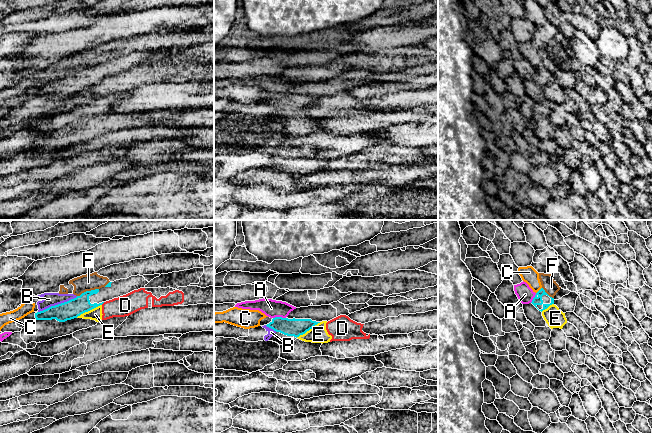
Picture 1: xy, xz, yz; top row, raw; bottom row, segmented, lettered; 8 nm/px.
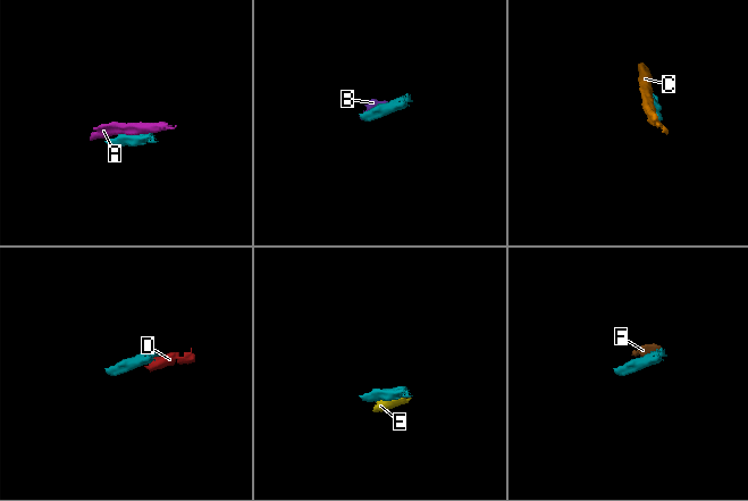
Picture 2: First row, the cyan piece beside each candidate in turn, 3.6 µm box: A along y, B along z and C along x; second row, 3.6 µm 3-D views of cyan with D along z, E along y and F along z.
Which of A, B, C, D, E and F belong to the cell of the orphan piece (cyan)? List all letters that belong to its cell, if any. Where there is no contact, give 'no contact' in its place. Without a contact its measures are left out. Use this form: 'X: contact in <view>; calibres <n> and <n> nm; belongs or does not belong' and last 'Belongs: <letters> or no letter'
A: contact in xz; calibres 140 and 140 nm; does not belong
B: contact in xy; calibres 150 and 110 nm; does not belong
C: contact in yz; calibres 70 and 130 nm; does not belong
D: contact in xy; calibres 150 and 170 nm; does not belong
E: contact in xy; calibres 150 and 100 nm; does not belong
F: contact in xy; calibres 150 and 140 nm; does not belong
Belongs: no letter

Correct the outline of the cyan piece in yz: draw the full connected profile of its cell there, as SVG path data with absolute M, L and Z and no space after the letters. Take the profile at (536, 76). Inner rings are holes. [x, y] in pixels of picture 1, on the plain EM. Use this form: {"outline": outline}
{"outline": "M541 64L531 78L539 87L547 85L554 80L554 74L550 73L543 64Z"}

